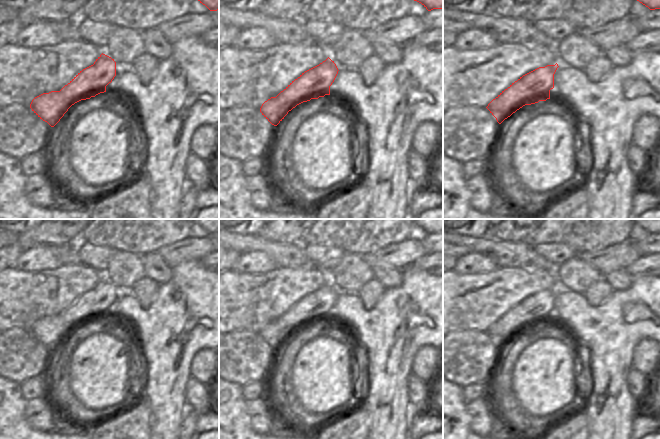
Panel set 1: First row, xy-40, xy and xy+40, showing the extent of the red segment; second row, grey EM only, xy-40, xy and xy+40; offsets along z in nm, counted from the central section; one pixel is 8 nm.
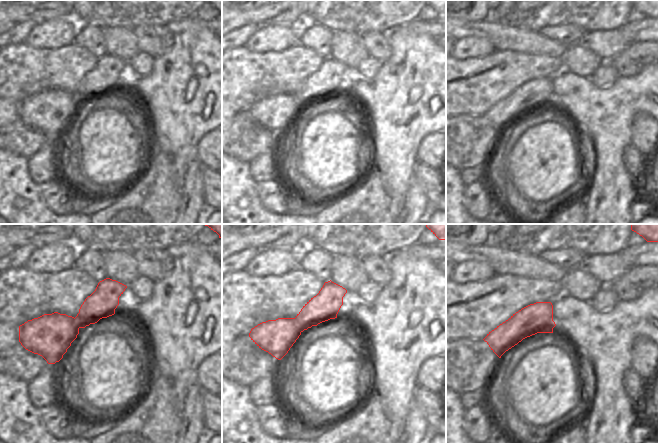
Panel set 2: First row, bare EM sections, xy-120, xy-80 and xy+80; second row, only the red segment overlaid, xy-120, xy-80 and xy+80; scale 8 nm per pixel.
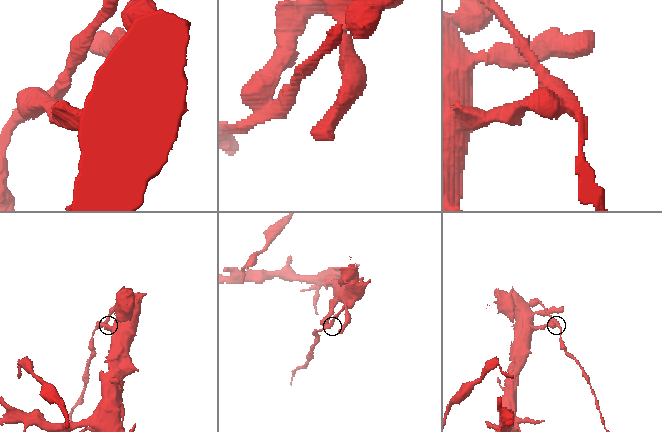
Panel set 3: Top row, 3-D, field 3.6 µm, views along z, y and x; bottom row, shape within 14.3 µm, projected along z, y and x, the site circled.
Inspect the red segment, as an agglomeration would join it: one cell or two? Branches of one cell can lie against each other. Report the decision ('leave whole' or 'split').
split

